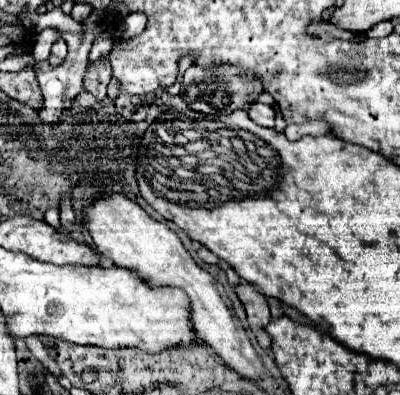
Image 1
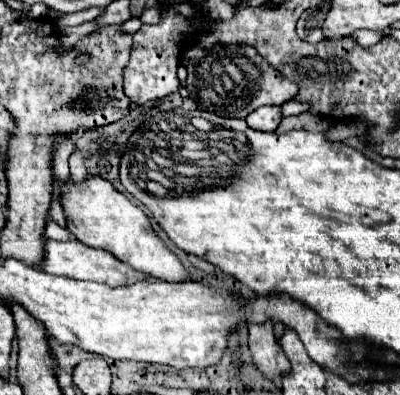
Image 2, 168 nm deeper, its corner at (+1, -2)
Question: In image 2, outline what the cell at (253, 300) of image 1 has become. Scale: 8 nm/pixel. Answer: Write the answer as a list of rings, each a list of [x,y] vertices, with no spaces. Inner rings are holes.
[[[267,320],[263,324],[249,322],[249,350],[253,362],[267,378],[277,378],[289,370],[289,360],[285,352],[277,346],[273,336],[273,322]]]

